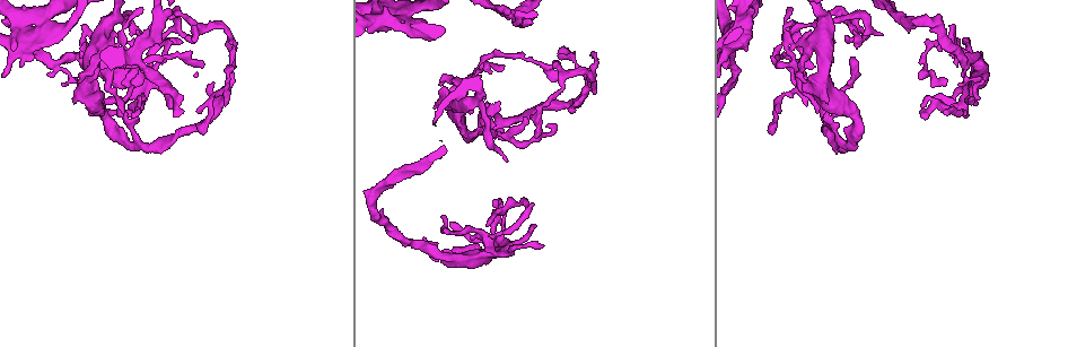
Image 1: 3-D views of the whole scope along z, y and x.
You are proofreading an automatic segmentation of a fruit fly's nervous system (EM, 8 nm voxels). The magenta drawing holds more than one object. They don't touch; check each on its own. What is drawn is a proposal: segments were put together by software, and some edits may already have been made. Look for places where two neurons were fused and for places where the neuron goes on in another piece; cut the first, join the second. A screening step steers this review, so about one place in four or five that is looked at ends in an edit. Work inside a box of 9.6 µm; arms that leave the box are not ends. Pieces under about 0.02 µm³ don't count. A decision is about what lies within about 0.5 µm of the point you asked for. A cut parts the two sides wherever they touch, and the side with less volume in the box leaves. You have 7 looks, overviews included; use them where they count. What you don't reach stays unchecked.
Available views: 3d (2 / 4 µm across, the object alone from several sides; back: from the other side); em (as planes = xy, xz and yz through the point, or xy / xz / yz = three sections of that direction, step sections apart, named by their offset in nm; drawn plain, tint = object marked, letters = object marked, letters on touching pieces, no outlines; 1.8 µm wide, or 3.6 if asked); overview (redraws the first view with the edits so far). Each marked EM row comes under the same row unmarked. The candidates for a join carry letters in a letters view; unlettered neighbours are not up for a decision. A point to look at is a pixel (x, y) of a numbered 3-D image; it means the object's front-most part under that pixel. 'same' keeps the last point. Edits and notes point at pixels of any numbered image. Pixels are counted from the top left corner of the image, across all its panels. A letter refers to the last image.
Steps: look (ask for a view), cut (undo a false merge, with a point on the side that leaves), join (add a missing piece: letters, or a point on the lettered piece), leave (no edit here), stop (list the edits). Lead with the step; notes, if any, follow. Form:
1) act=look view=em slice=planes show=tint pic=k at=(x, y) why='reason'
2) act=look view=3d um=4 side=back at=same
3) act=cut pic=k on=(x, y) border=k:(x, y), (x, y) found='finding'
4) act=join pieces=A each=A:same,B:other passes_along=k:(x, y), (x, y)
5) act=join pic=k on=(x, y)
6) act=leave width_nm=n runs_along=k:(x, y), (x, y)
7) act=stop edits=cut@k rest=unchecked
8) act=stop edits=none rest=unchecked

act=look view=em slice=yz step=8 show=tint pic=1 at=(228, 88) why='a fork'

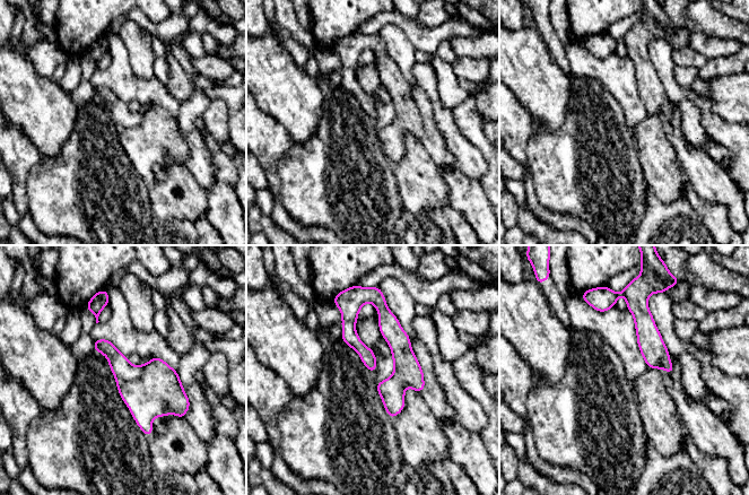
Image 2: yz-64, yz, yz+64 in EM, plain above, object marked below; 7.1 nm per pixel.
act=look view=em slice=planes show=letters at=same why='another direction'

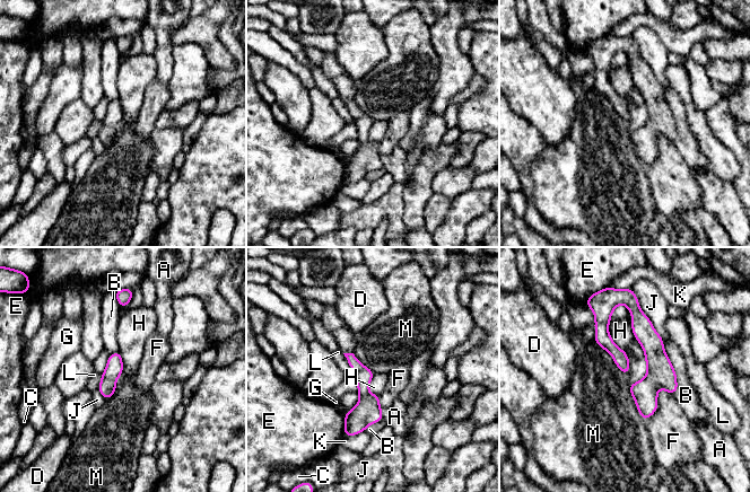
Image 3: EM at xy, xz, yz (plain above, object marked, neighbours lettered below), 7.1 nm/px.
act=leave width_nm=120 each=A:other,B:other,C:other,D:other,E:other,F:other,G:other,H:other,J:other,K:other,L:other,M:other runs_along=3:(350, 356), (364, 413), (347, 432) found='continuous, no second neuron'

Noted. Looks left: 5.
act=look view=em slice=yz step=8 show=letters pic=1 at=(744, 28) why='two arms at a narrow angle'

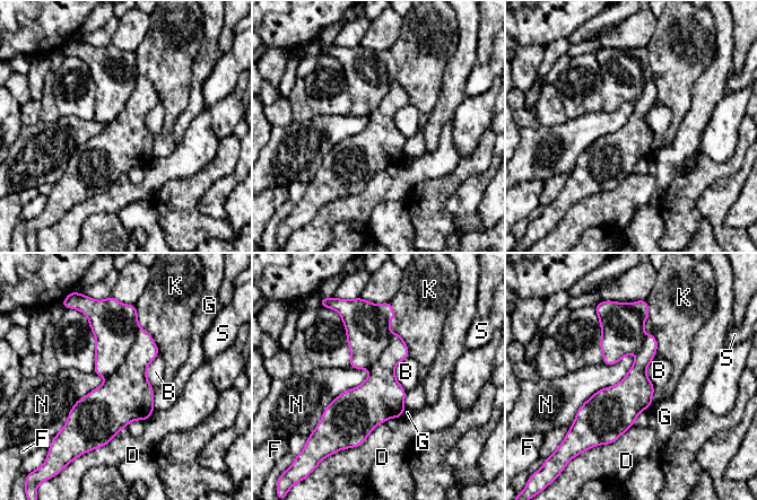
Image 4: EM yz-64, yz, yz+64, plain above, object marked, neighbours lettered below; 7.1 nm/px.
act=cut pic=4 on=(114, 324) width_nm=260 each=B:other,D:other,F:other,G:other,K:other,N:other,S:other border=4:(138, 326), (124, 359), (106, 378) found='two neurons meet here'

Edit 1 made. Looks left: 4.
act=look view=overview why='redraw'

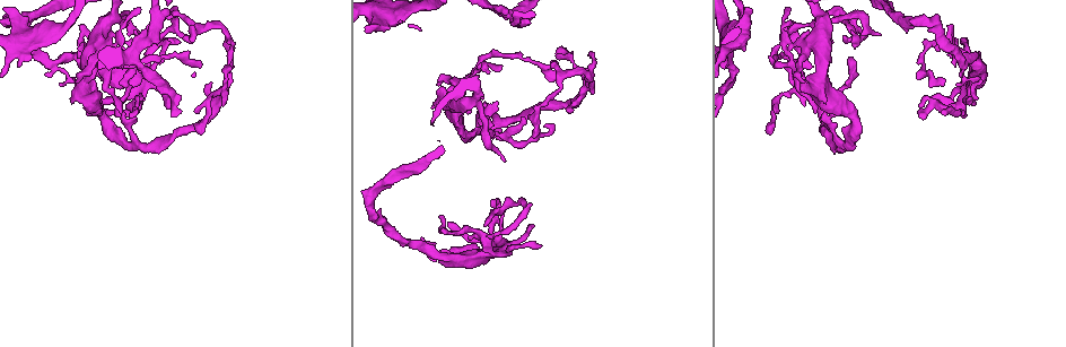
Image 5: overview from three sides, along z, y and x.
act=look view=3d um=4 side=back pic=5 at=(792, 60)

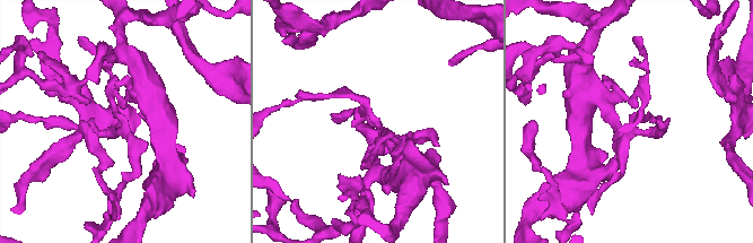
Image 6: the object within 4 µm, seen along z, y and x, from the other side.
act=look view=em slice=planes show=letters pic=6 at=(372, 121) why='now the EM'

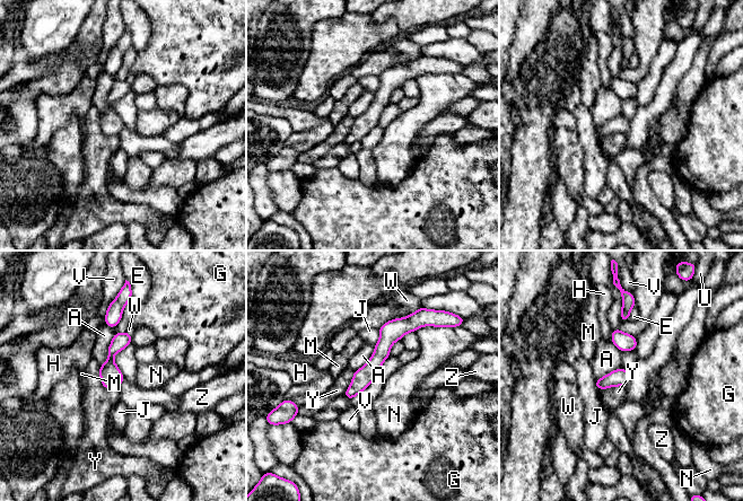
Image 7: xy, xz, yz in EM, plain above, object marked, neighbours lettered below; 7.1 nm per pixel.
act=leave width_nm=130 each=A:other,E:other,G:other,H:other,J:other,M:other,N:other,U:other,V:other,W:other,Y:other,Z:other border=7:(99, 366), (101, 383), (116, 388) found='one neuron here'

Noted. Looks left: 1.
act=stop edits=cut@4 rest=unchecked

